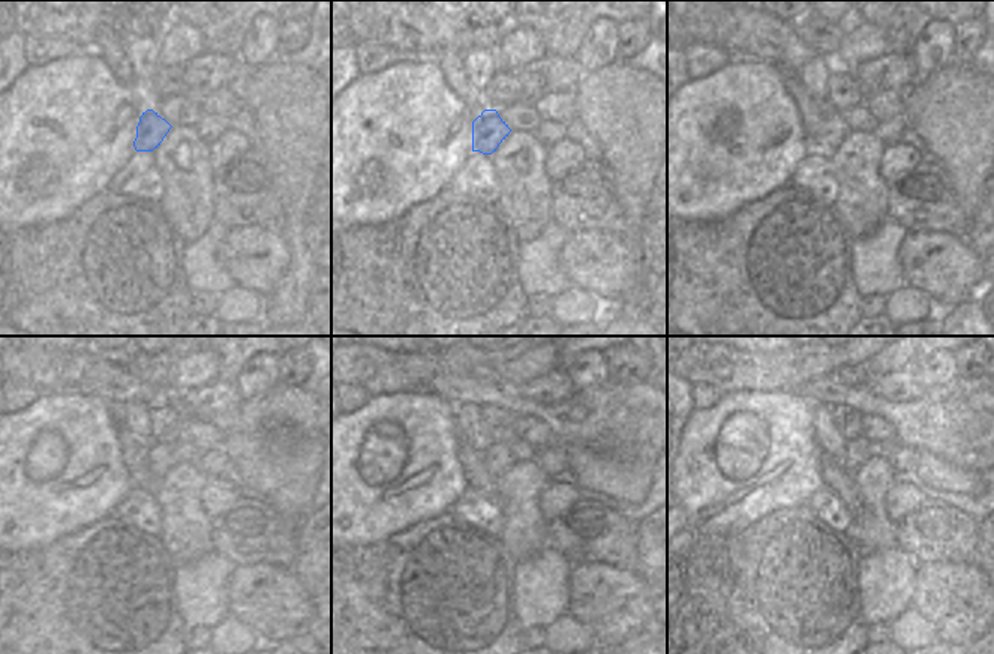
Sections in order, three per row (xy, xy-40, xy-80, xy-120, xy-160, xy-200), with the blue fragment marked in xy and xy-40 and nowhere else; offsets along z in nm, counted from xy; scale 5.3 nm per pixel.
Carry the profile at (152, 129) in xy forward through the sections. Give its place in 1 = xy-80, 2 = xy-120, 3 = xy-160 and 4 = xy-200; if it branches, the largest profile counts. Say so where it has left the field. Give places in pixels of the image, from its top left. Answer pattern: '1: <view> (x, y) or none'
1: xy-80 (832, 129)
2: xy-120 (161, 459)
3: xy-160 (498, 458)
4: xy-200 (856, 450)

